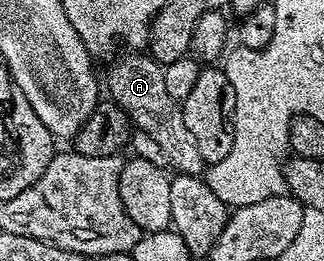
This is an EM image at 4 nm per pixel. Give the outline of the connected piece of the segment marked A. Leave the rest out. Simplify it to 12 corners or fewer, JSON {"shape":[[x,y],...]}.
{"shape":[[127,51],[105,77],[120,105],[180,173],[205,163],[163,66]]}

